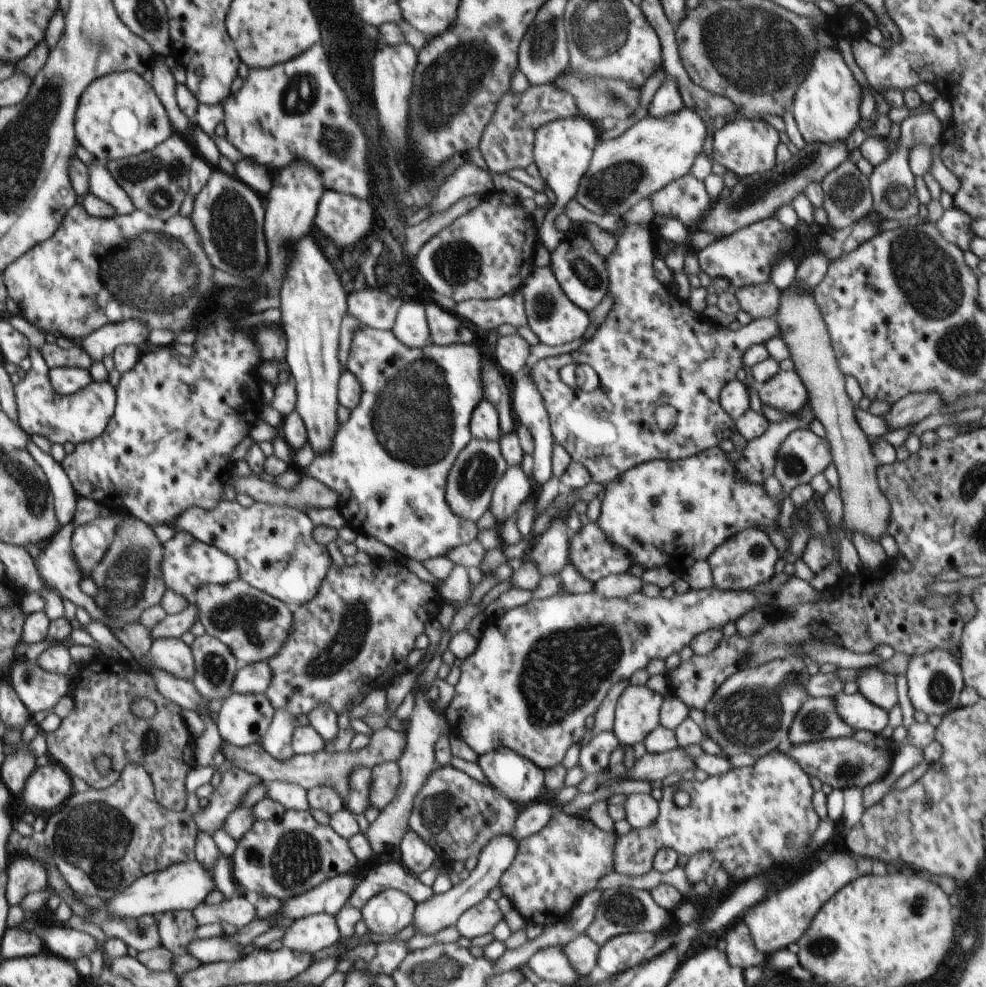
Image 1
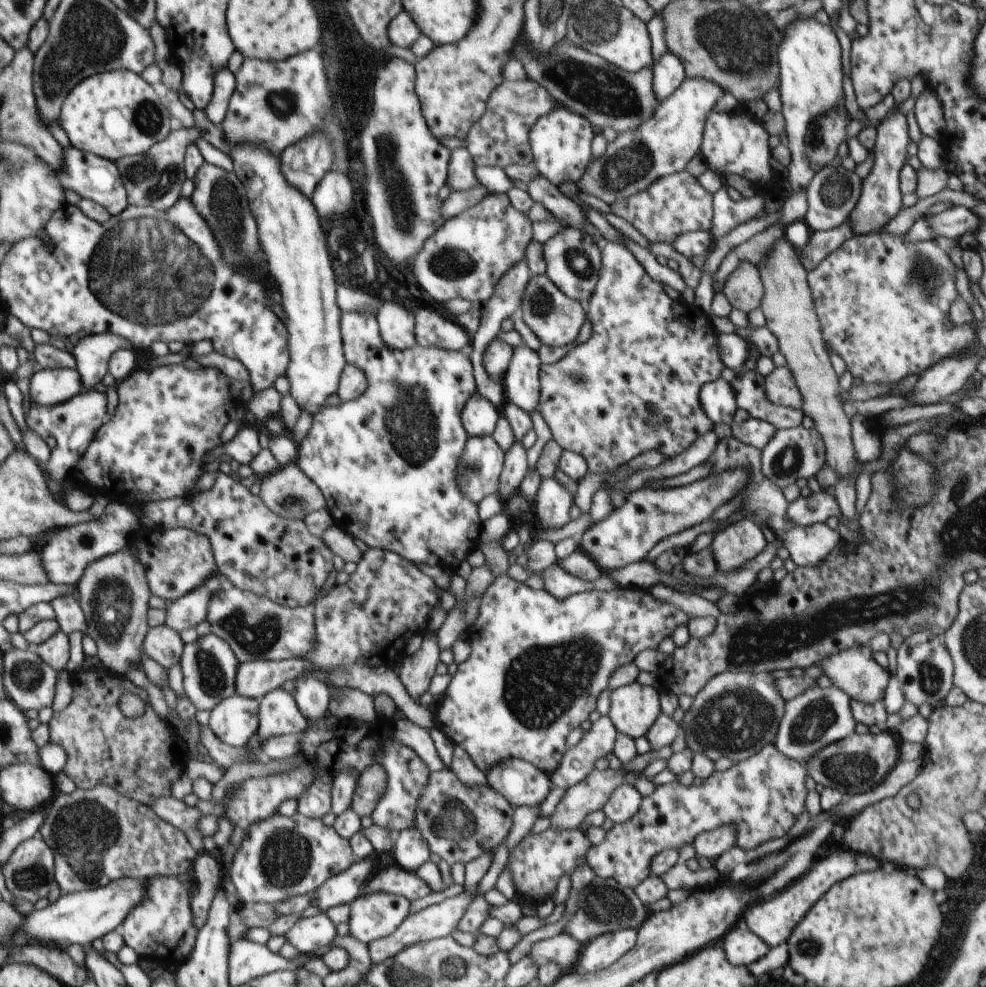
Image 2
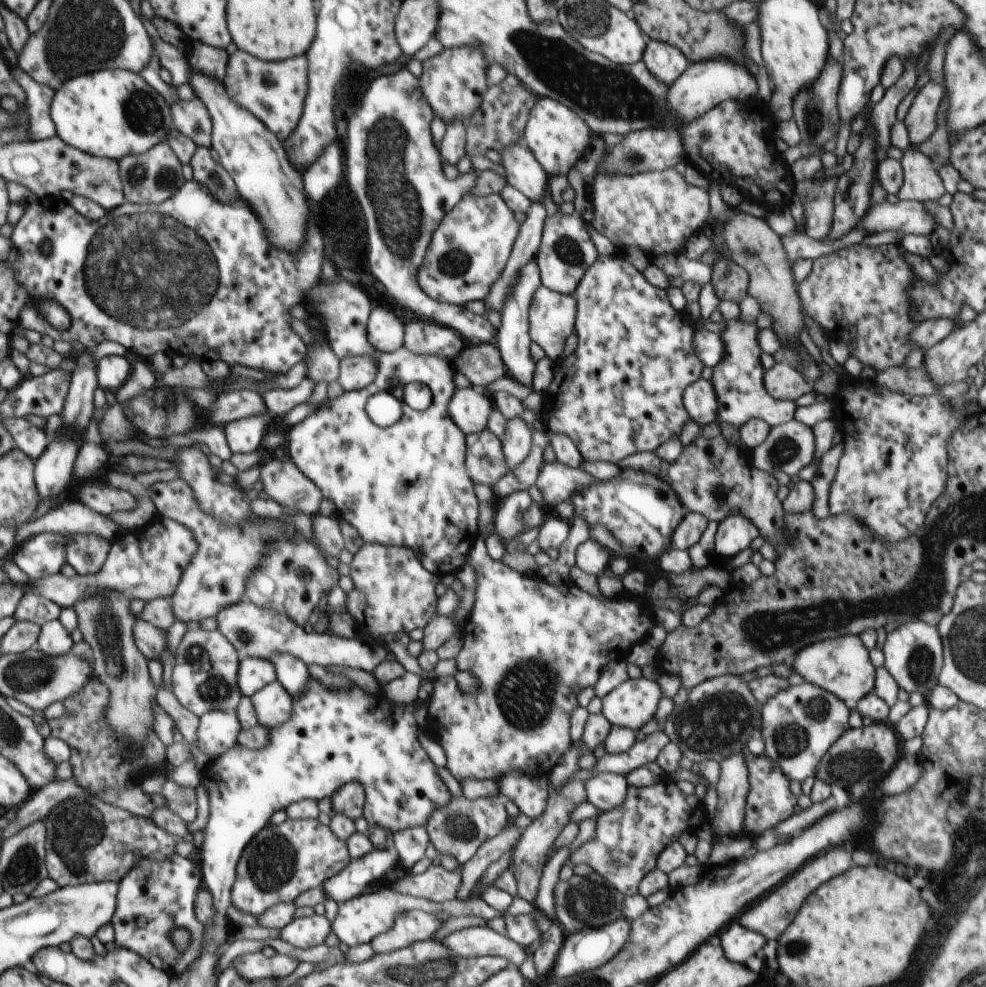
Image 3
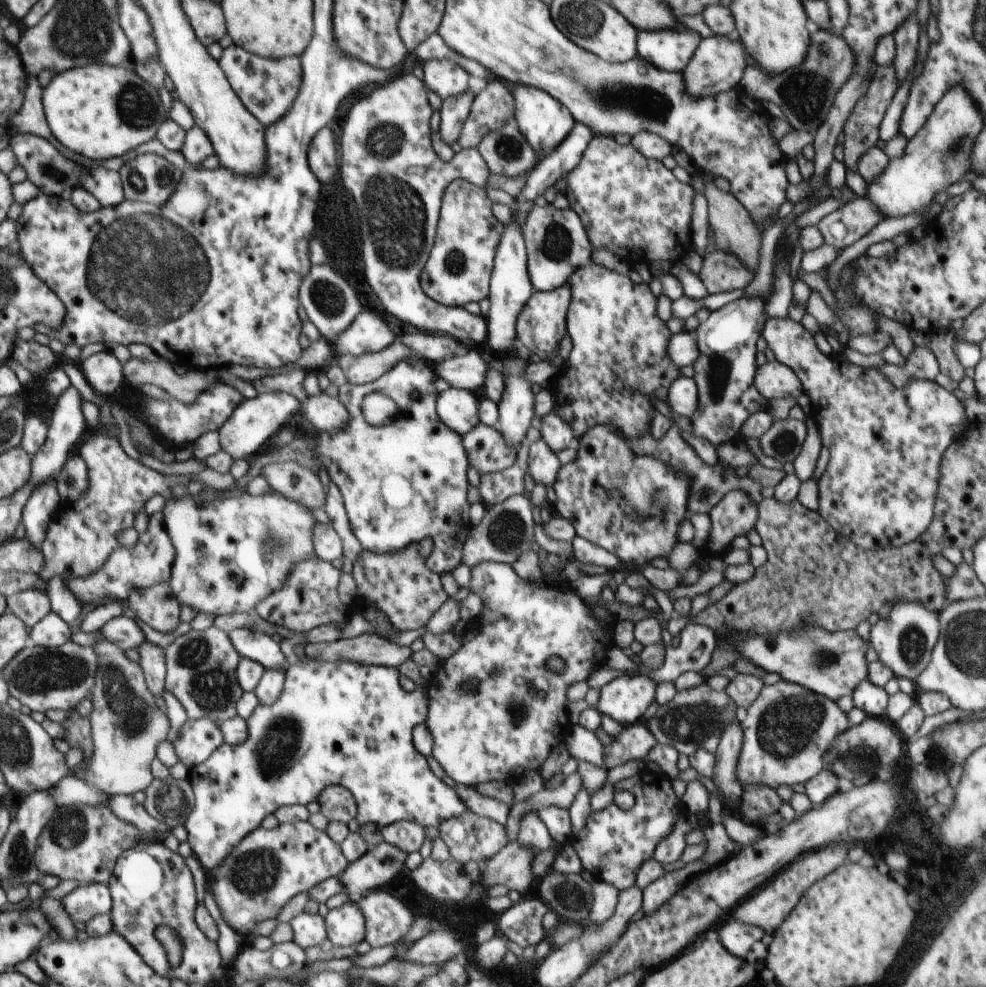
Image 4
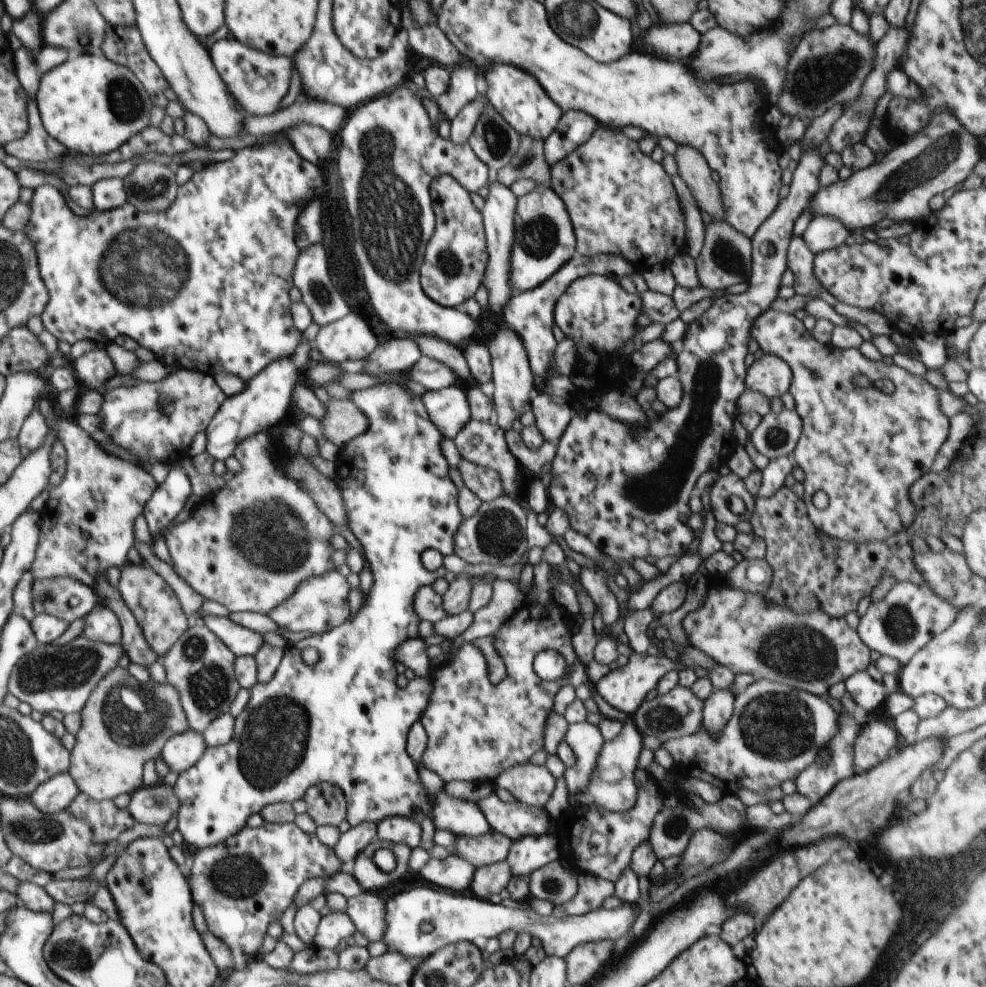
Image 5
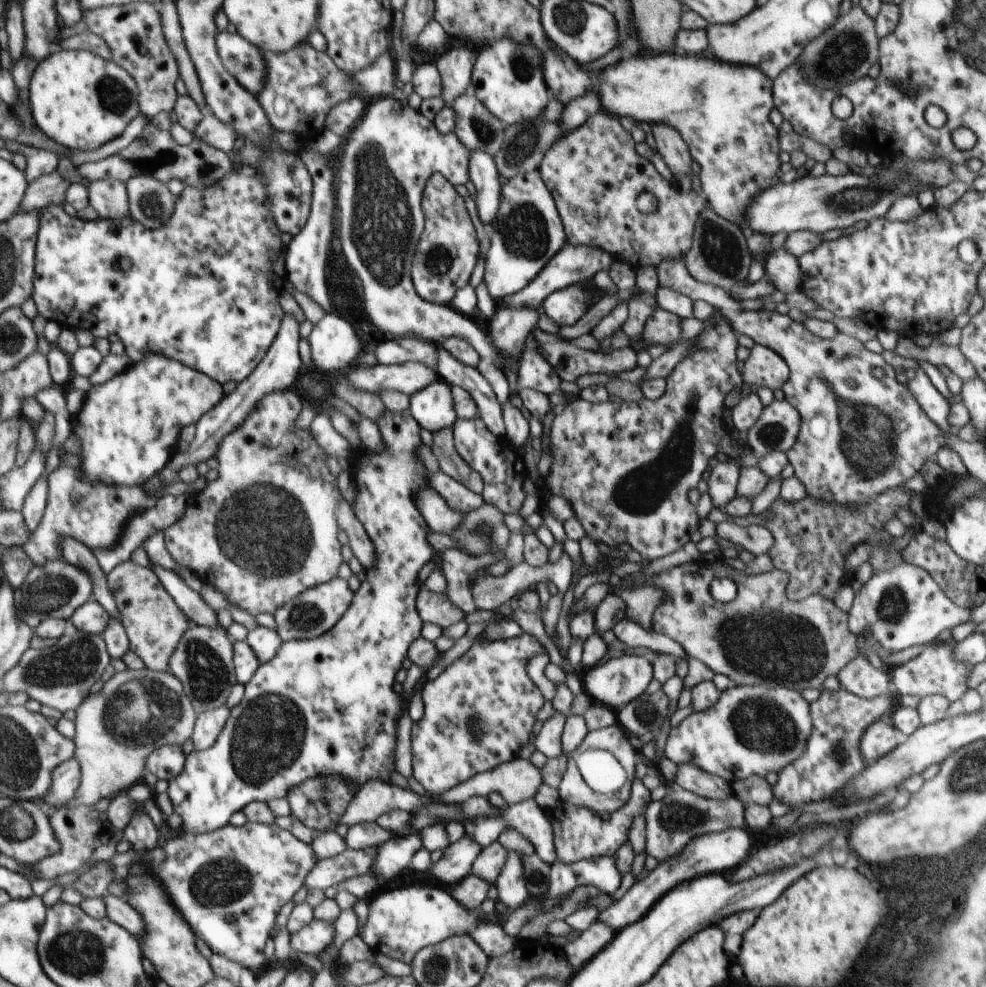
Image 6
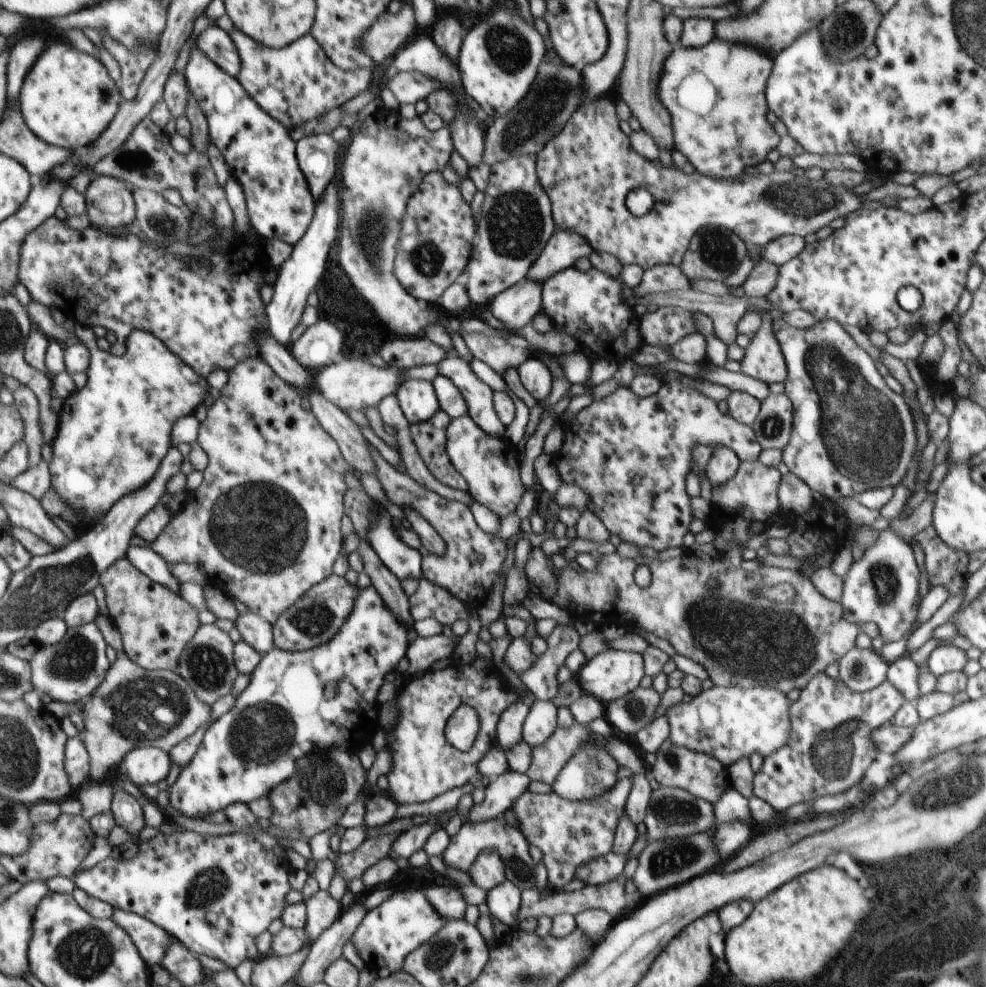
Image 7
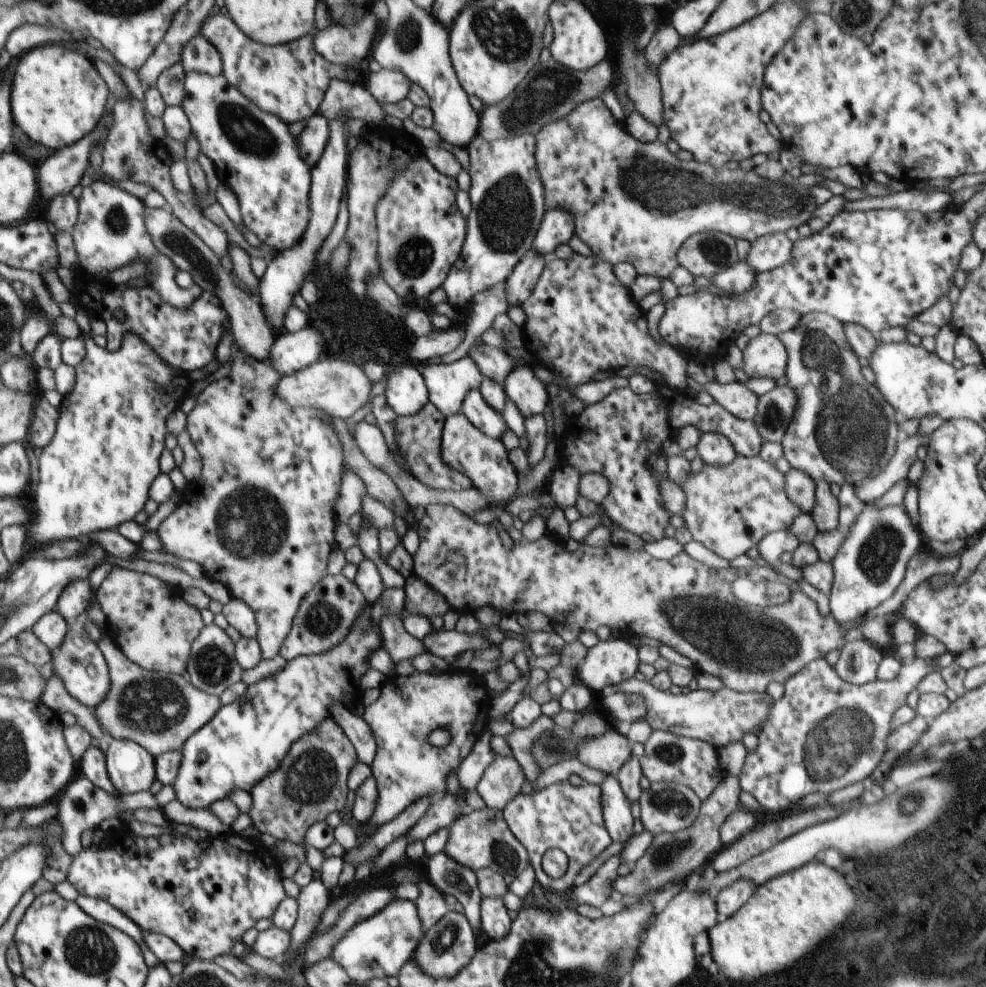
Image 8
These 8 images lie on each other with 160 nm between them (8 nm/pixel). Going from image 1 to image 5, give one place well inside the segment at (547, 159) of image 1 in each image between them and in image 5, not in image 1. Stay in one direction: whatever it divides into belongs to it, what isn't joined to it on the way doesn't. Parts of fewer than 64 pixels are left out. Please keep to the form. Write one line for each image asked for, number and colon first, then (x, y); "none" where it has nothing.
2: (560, 142)
3: (557, 136)
4: (544, 121)
5: (516, 95)

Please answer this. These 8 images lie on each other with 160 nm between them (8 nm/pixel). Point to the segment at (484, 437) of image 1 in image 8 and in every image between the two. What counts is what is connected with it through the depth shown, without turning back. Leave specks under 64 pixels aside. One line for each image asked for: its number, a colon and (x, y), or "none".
2: (479, 417)
3: (470, 409)
4: (459, 408)
5: (449, 409)
6: (433, 407)
7: (417, 398)
8: (406, 392)

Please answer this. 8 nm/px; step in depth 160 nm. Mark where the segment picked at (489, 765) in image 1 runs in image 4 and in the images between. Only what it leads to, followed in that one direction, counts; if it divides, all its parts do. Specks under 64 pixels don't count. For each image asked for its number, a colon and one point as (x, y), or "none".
2: (523, 785)
3: (529, 793)
4: (533, 834)

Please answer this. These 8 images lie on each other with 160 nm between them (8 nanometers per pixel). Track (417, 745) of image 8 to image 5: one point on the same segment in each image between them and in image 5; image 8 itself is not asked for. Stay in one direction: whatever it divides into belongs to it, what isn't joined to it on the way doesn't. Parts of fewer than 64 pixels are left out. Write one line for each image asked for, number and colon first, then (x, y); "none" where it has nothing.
5: (475, 730)
6: (489, 684)
7: (425, 765)

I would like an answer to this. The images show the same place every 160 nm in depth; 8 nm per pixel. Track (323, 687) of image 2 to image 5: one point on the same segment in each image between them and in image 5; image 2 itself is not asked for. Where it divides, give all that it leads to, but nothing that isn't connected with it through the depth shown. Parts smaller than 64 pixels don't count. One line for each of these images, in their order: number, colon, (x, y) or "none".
3: (292, 673)
4: (261, 648)
5: (242, 641)

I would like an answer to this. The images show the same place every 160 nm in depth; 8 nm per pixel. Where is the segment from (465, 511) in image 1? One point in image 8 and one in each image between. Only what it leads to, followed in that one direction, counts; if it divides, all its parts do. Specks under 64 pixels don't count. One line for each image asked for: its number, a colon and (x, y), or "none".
2: (480, 467)
3: (485, 461)
4: (487, 451)
5: (481, 443)
6: (502, 469)
7: (491, 466)
8: (484, 459)

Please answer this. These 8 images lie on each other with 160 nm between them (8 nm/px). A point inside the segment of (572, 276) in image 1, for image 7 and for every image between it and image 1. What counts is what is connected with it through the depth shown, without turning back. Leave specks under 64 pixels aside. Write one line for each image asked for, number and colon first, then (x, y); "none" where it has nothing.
2: (573, 261)
3: (566, 251)
4: (557, 243)
5: (545, 240)
6: (527, 232)
7: (516, 221)

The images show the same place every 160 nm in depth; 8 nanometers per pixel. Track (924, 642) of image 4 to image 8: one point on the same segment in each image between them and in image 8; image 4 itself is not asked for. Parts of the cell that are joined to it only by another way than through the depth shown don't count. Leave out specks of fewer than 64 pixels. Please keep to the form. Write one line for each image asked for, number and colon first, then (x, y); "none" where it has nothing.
5: (910, 616)
6: (902, 607)
7: (882, 588)
8: (870, 564)

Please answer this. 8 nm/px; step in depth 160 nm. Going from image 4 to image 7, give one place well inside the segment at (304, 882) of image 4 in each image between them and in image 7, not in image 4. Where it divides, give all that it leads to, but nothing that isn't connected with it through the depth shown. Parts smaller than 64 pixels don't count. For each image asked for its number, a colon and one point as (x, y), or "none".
5: (242, 885)
6: (229, 885)
7: (215, 894)

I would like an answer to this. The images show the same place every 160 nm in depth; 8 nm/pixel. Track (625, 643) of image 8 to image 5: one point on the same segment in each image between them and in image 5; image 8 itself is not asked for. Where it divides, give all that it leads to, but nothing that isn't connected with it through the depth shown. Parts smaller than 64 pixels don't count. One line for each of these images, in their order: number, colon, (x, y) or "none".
5: (625, 688)
6: (622, 679)
7: (613, 673)

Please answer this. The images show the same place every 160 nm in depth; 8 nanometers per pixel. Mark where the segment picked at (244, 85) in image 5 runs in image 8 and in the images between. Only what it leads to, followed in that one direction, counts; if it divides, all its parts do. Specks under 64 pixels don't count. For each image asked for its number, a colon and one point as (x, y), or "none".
6: (243, 60)
7: (217, 44)
8: (199, 54)

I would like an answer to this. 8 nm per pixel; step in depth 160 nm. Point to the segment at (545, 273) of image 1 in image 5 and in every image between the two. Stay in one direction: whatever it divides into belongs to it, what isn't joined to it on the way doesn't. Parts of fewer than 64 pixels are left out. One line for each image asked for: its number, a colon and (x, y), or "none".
2: (556, 319)
3: (552, 315)
4: (541, 325)
5: (530, 314)

